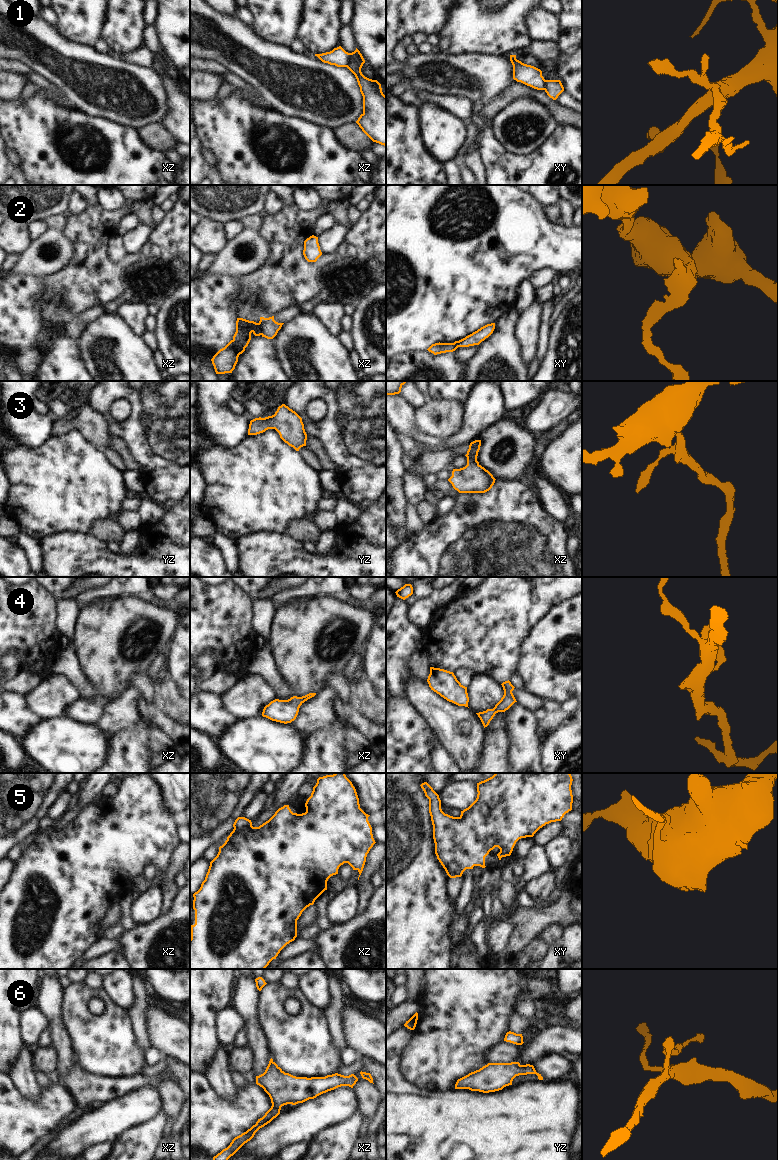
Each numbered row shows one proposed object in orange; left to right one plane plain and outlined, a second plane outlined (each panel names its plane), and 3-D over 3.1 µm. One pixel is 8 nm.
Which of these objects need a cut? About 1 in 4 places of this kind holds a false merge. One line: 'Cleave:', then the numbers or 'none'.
Cleave: 1

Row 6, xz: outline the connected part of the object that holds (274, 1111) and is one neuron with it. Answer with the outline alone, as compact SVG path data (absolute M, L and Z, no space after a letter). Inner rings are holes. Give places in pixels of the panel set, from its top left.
M271 1058L265 1072L256 1076L256 1084L262 1087L271 1099L271 1108L255 1125L235 1137L227 1148L213 1157L213 1160L228 1160L250 1141L260 1128L276 1118L282 1106L303 1103L341 1086L353 1088L357 1081L358 1078L354 1074L344 1076L335 1073L325 1077L296 1077L285 1073Z

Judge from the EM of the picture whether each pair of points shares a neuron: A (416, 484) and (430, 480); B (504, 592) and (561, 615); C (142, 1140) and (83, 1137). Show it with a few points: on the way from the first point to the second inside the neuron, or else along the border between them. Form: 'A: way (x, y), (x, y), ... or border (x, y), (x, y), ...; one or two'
A: border (422, 477), (428, 489); two
B: border (568, 597), (554, 604), (532, 627); two
C: border (135, 1125), (126, 1128), (112, 1142); two

